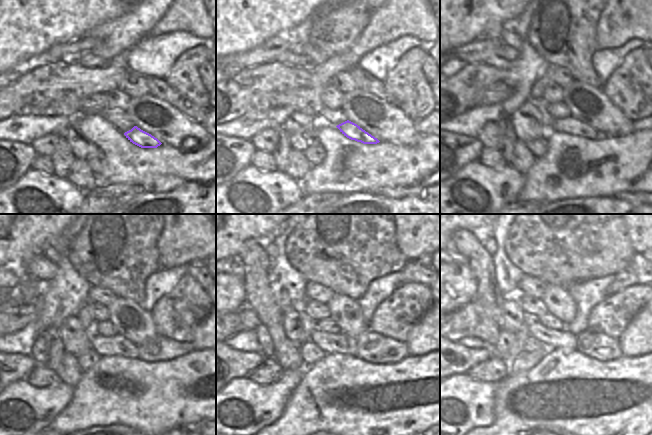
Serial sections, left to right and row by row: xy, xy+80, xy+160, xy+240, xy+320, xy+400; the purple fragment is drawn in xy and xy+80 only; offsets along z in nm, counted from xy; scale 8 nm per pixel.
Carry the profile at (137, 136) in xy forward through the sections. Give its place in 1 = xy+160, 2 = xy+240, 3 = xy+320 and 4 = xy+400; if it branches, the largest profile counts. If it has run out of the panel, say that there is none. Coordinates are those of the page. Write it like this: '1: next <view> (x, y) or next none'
1: next xy+160 (569, 125)
2: next xy+240 (117, 345)
3: next xy+320 (341, 343)
4: next xy+400 (554, 339)

